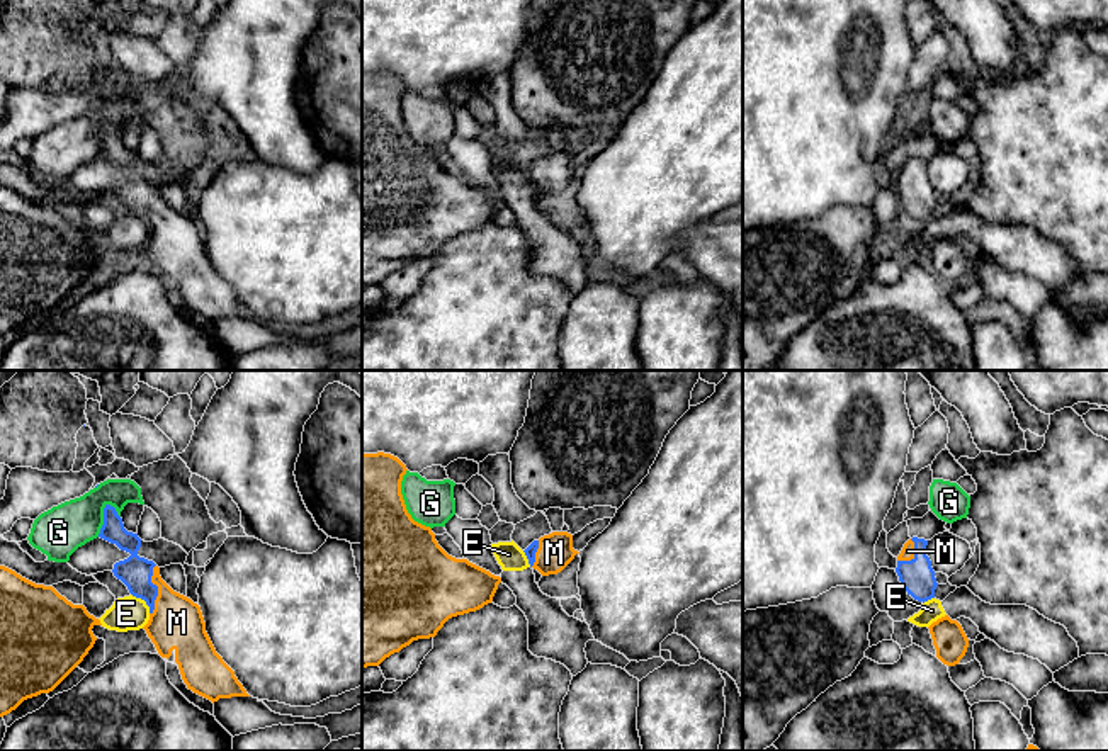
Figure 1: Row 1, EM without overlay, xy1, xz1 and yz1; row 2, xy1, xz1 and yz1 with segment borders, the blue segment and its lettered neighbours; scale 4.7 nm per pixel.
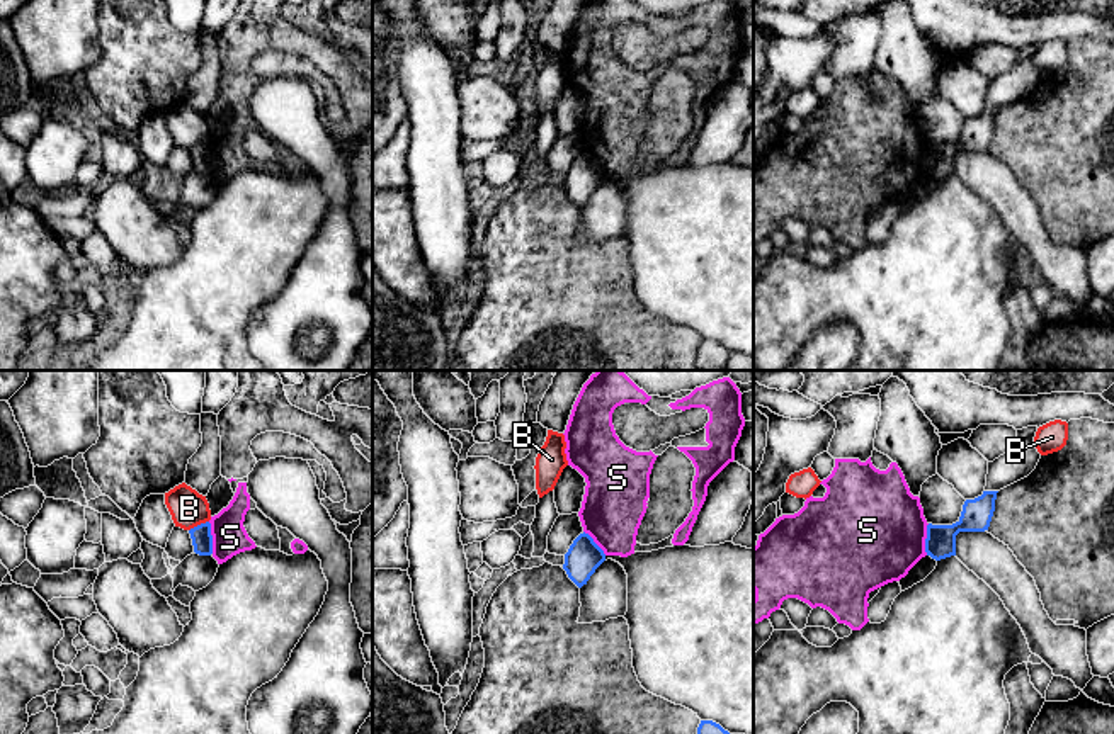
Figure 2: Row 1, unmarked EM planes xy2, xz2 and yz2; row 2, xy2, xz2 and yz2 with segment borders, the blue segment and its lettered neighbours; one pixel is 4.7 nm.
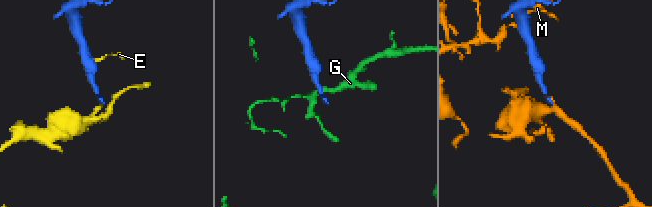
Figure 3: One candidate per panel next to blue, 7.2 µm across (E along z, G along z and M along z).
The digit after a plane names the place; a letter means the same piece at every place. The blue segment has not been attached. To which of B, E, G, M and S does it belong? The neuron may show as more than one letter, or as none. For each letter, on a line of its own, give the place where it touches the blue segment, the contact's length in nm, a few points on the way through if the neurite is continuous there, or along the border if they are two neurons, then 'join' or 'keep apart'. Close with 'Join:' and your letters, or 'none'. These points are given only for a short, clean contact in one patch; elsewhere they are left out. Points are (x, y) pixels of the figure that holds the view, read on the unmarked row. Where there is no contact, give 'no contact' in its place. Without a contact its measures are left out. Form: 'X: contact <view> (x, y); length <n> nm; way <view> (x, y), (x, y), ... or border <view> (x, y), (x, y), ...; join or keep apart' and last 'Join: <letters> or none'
B: contact xy2 (198, 145); length 110 nm; border xy2 (208, 140), (189, 150); keep apart
E: contact xy1 (143, 218); length 130 nm; border xy1 (131, 213), (140, 216), (150, 231); keep apart
G: contact xy1 (104, 140); length 170 nm; border xy1 (109, 123), (104, 128), (102, 146), (97, 155); keep apart
M: contact xy1 (157, 209); length 240 nm; way xy1 (135, 191), (157, 209), (177, 242); join
S: contact xy2 (211, 157); length 150 nm; border xy2 (208, 141), (213, 172); keep apart
Join: M

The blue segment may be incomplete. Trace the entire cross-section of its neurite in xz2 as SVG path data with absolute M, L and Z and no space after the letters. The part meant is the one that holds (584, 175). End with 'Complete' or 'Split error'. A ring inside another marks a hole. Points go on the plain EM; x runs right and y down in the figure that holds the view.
M580 153L565 173L563 189L568 197L582 207L587 204L595 189L605 180L604 170L588 153Z. Complete

